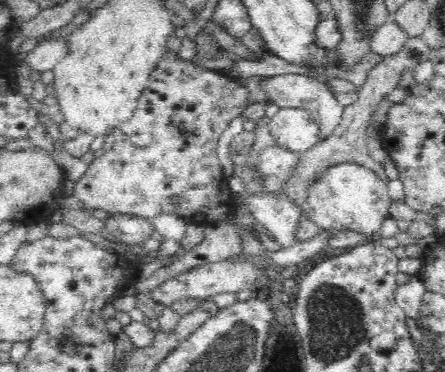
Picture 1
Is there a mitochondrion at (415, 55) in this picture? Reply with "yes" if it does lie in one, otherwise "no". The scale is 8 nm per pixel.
no

